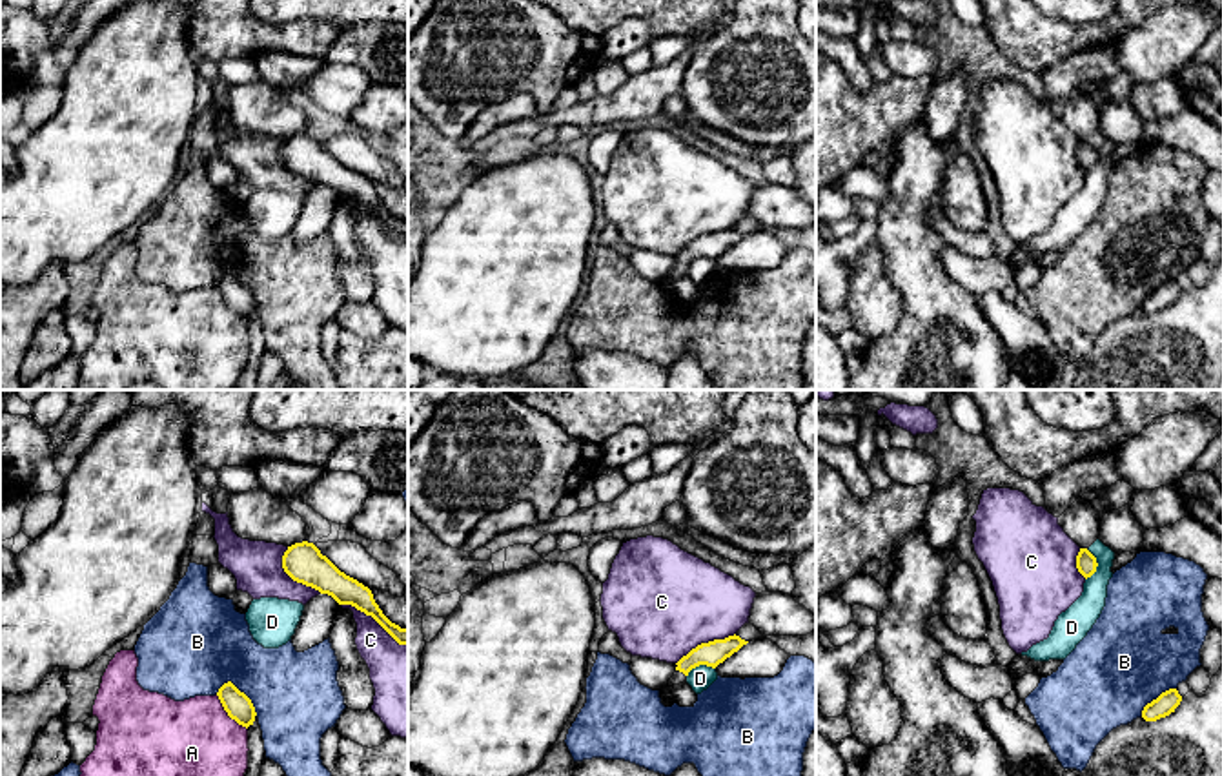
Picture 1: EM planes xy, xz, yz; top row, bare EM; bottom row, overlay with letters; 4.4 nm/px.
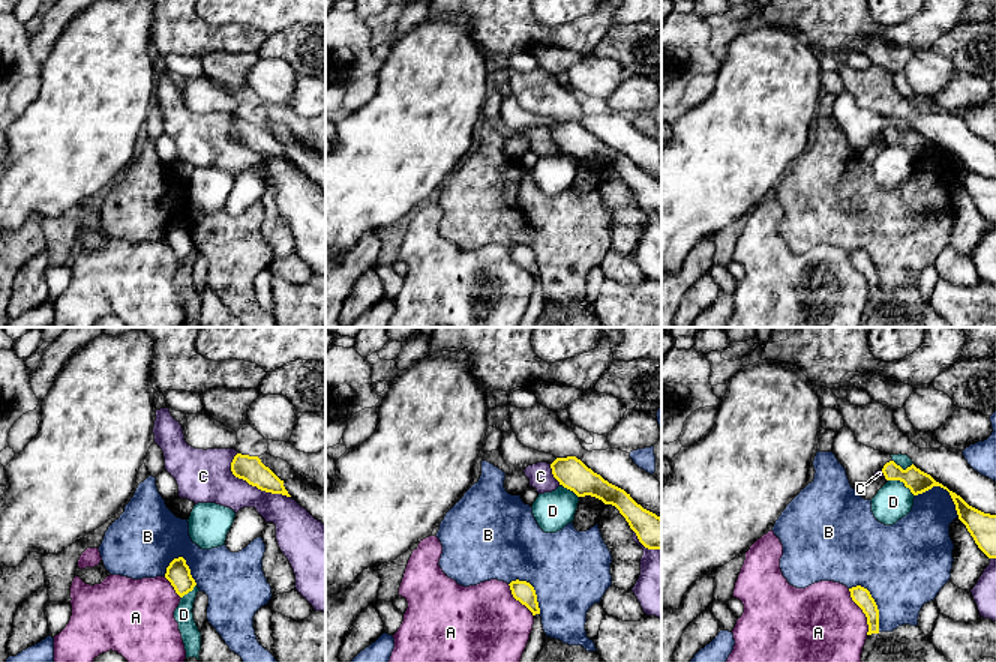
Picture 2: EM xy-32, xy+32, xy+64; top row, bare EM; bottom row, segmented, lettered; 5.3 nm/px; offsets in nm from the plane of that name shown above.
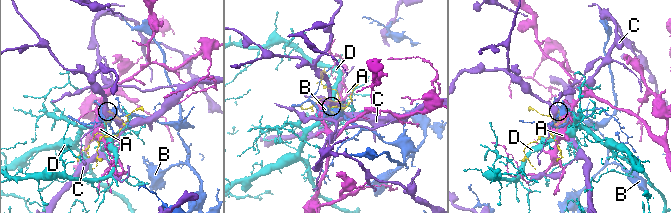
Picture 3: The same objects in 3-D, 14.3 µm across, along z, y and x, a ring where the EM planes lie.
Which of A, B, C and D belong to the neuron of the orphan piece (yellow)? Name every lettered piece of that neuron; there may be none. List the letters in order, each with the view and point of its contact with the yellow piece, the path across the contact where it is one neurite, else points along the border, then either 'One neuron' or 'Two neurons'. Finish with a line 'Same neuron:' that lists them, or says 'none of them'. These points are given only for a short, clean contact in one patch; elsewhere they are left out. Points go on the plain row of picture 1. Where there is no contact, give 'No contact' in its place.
A: Touches yellow at xy (228, 306). Boundary: xy (215, 286), (223, 301), (246, 321). Two neurons
B: Touches yellow at xy (239, 283). Two neurons
C: Touches yellow at xy (374, 210). Two neurons
D: Touches yellow at yz (1097, 157). Two neurons
Same neuron: none of them

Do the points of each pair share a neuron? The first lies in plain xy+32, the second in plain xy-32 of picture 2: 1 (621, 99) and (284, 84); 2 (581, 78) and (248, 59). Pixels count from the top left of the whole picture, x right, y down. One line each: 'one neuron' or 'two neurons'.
1: two neurons
2: two neurons

